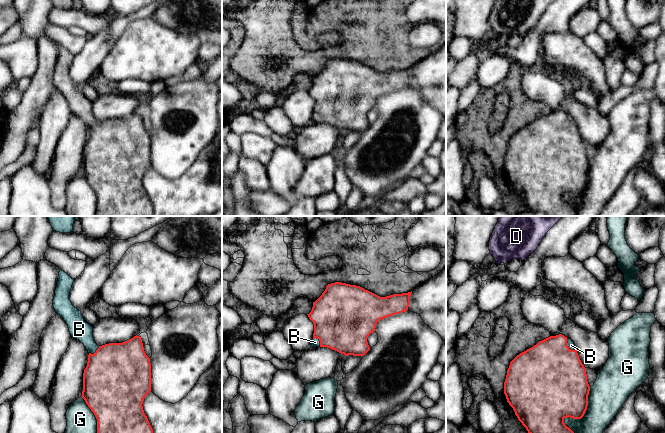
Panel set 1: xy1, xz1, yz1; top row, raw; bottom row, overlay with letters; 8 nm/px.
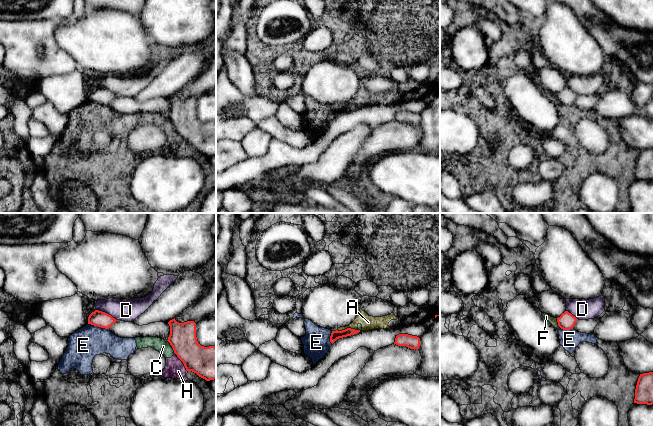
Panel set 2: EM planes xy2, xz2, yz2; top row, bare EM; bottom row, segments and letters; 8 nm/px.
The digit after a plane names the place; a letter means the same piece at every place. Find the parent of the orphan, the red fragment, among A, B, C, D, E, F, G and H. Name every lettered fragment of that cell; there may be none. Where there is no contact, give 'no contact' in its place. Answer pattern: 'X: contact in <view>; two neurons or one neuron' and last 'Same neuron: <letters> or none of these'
A: contact in xz2; two neurons
B: contact in yz1; one neuron
C: contact in xy2; two neurons
D: contact in xy2; two neurons
E: contact in xy2; two neurons
F: contact in yz2; two neurons
G: contact in yz1; two neurons
H: contact in xy2; two neurons
Same neuron: B

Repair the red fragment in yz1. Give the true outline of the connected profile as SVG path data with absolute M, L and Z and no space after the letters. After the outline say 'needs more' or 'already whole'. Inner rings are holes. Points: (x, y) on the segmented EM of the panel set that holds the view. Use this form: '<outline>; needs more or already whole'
M562 334L550 336L517 355L509 365L504 394L515 415L528 433L574 433L564 423L567 417L581 419L588 406L590 386L574 342Z; needs more

